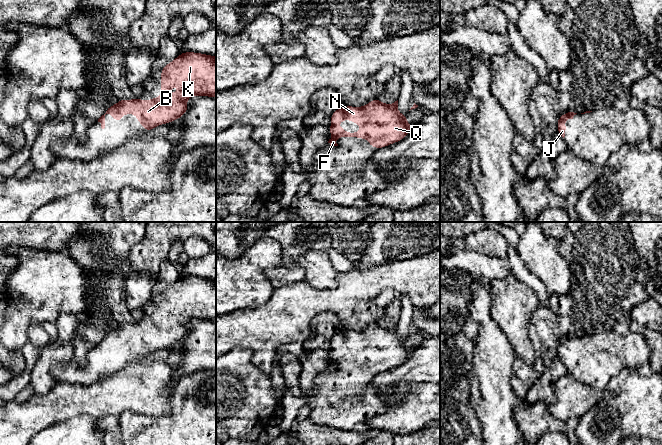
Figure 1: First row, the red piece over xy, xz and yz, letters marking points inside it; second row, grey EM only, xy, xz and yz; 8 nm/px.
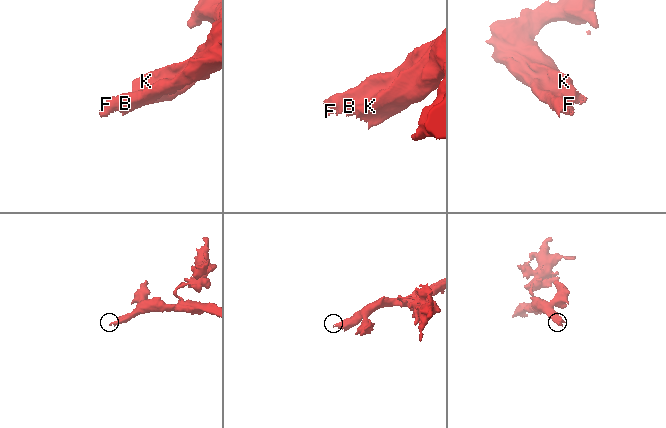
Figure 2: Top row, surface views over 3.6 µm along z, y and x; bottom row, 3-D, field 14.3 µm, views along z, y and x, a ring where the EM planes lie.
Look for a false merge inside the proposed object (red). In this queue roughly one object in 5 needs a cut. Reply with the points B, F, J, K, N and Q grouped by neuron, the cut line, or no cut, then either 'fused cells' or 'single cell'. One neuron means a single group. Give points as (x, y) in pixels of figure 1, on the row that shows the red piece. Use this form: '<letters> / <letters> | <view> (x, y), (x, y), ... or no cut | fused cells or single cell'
B F J K N Q | no cut | single cell

